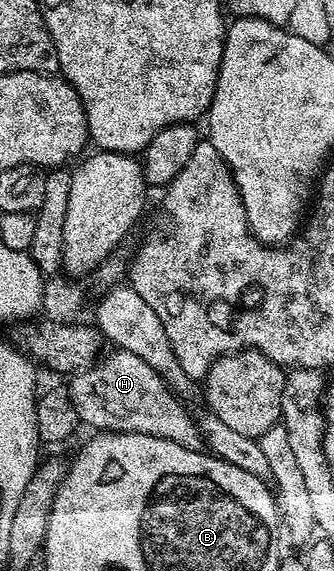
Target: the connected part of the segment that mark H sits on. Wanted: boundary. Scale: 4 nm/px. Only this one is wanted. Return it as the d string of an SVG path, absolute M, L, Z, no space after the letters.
M111 349L111 354L102 356L89 369L80 369L68 383L70 399L76 404L79 423L95 426L98 432L130 431L136 434L151 434L157 438L167 438L190 450L202 450L204 439L195 415L190 415L182 405L183 399L177 396L165 383L161 375L149 367L139 356L121 349Z

